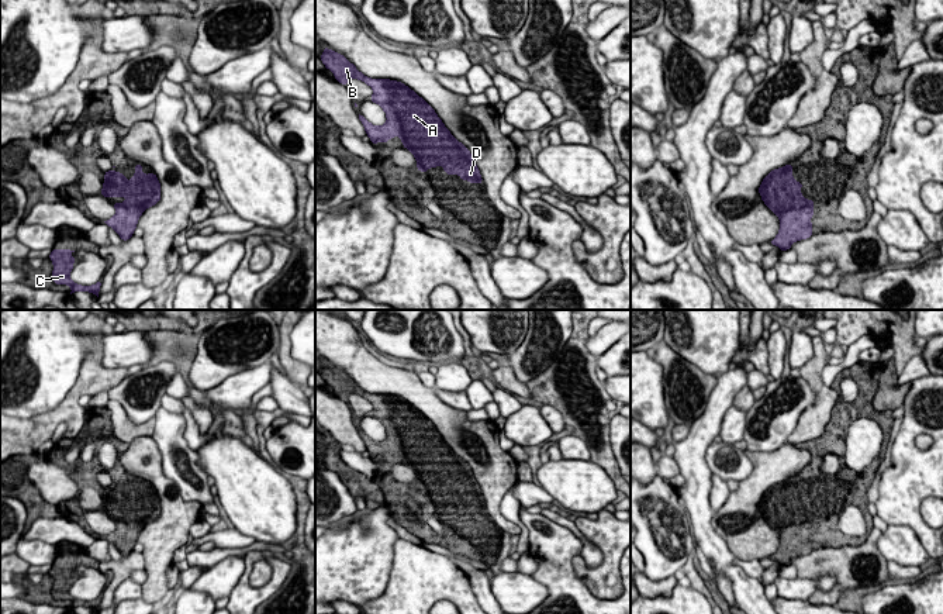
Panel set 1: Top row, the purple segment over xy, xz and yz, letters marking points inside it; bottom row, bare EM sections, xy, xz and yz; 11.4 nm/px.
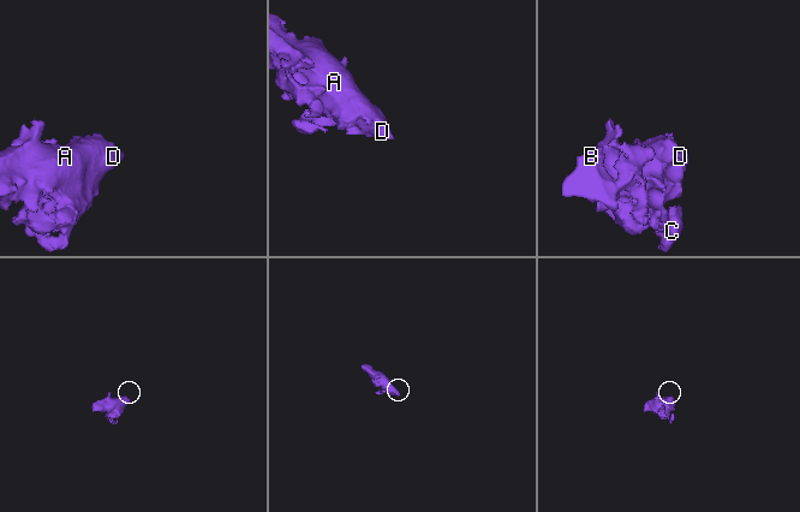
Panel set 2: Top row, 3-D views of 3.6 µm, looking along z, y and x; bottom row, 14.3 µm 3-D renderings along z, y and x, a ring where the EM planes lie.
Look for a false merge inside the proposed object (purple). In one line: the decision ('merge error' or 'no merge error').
no merge error

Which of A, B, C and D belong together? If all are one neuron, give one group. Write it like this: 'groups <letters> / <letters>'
groups A B C D

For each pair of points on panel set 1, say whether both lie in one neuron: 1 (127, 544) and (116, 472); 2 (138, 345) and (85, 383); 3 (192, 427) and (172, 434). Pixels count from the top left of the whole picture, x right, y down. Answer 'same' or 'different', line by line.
1: same
2: different
3: different

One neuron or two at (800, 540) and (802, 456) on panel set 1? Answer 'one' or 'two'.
two

